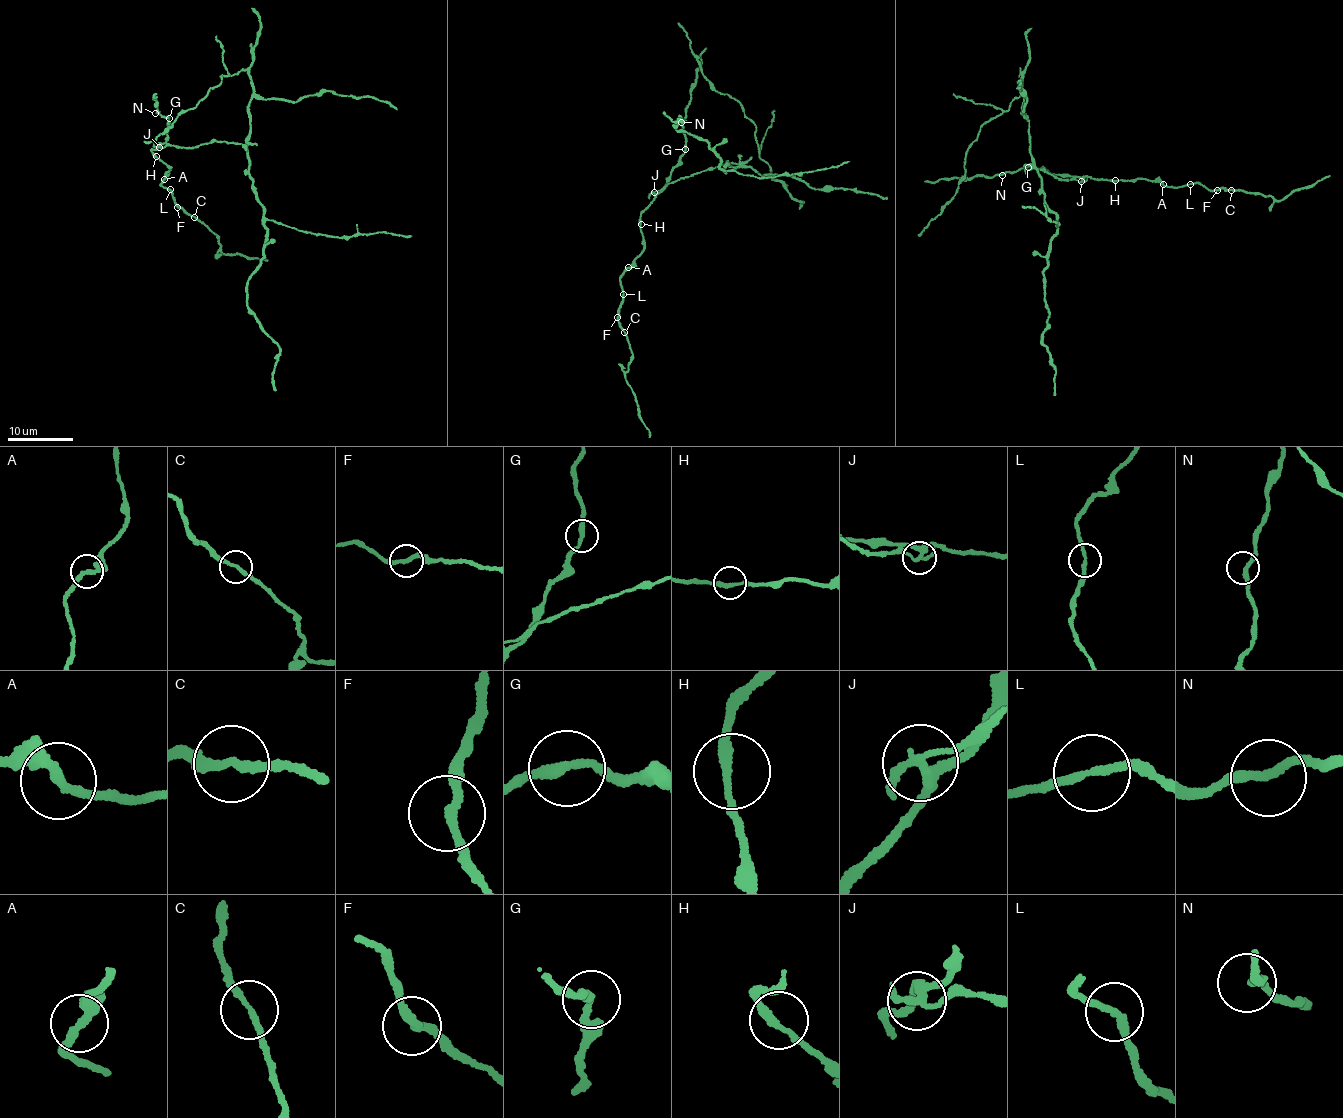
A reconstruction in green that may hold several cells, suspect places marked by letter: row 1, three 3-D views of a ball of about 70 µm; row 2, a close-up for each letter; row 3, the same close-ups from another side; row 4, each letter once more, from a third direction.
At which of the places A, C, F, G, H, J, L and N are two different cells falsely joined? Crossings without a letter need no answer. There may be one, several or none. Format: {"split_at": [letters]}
{"split_at": ["C", "J"]}

